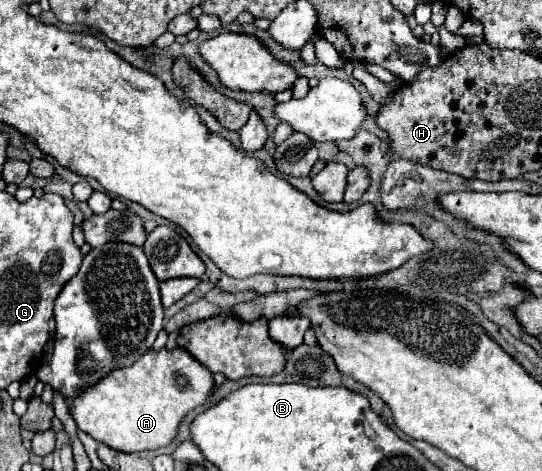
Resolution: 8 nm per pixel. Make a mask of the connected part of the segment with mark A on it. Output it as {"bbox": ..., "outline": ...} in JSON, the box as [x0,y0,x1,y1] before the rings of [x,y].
{"bbox":[70,346,212,452],"outline":[[[176,346],[174,350],[162,348],[158,352],[148,350],[148,354],[144,354],[144,358],[128,366],[128,370],[116,370],[116,374],[108,374],[108,378],[104,378],[104,382],[96,382],[96,386],[92,386],[88,394],[80,394],[76,402],[70,402],[70,414],[76,420],[78,428],[90,434],[96,442],[102,442],[120,452],[154,450],[160,446],[168,446],[174,440],[176,428],[184,414],[204,404],[212,388],[212,372],[206,366],[202,366],[196,358],[192,358],[192,354],[182,346]]]}

